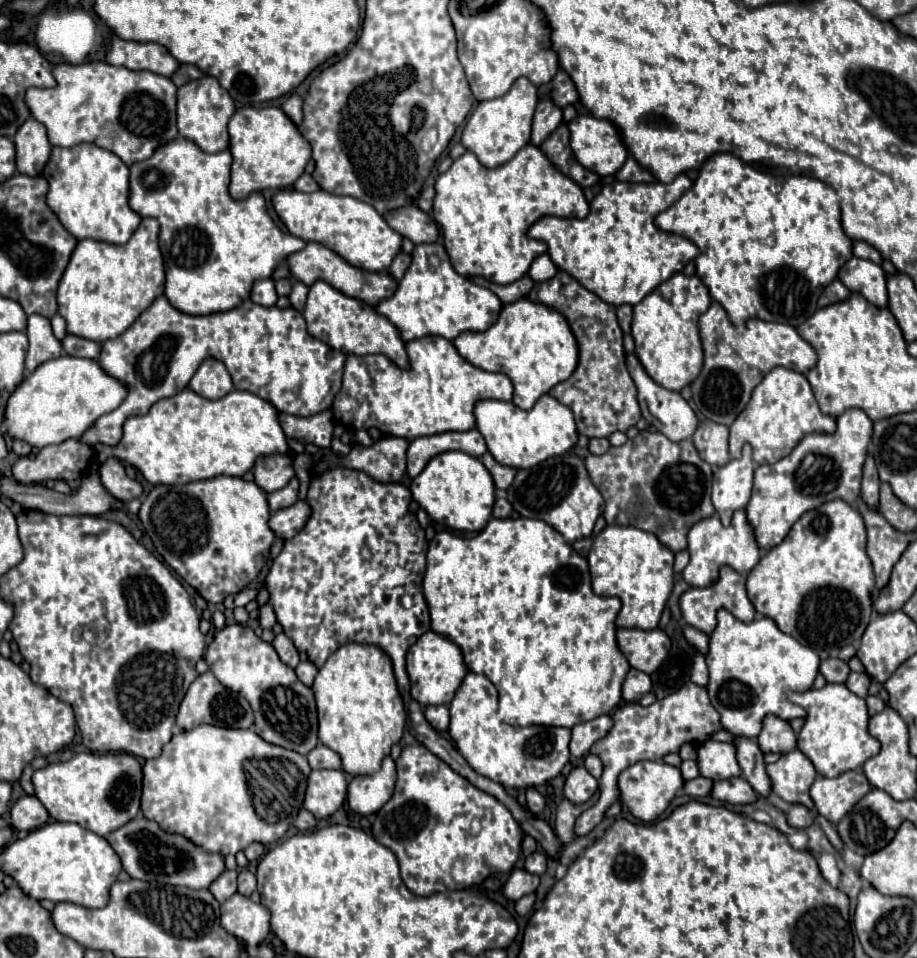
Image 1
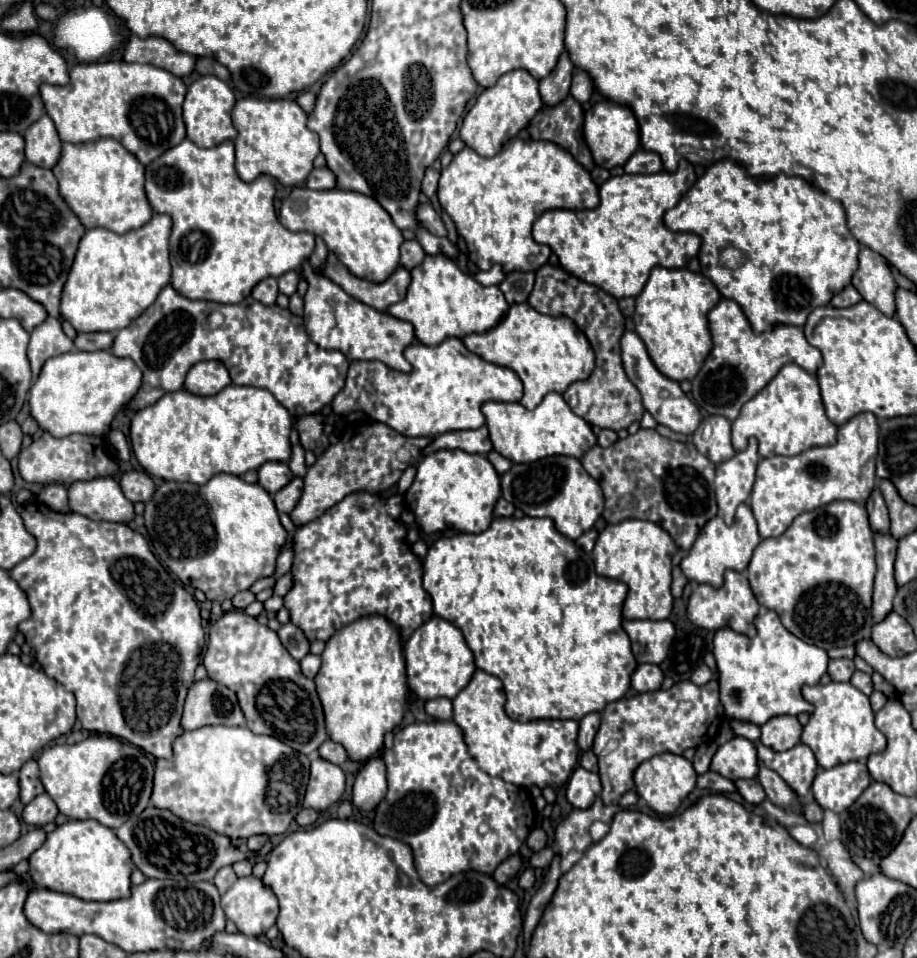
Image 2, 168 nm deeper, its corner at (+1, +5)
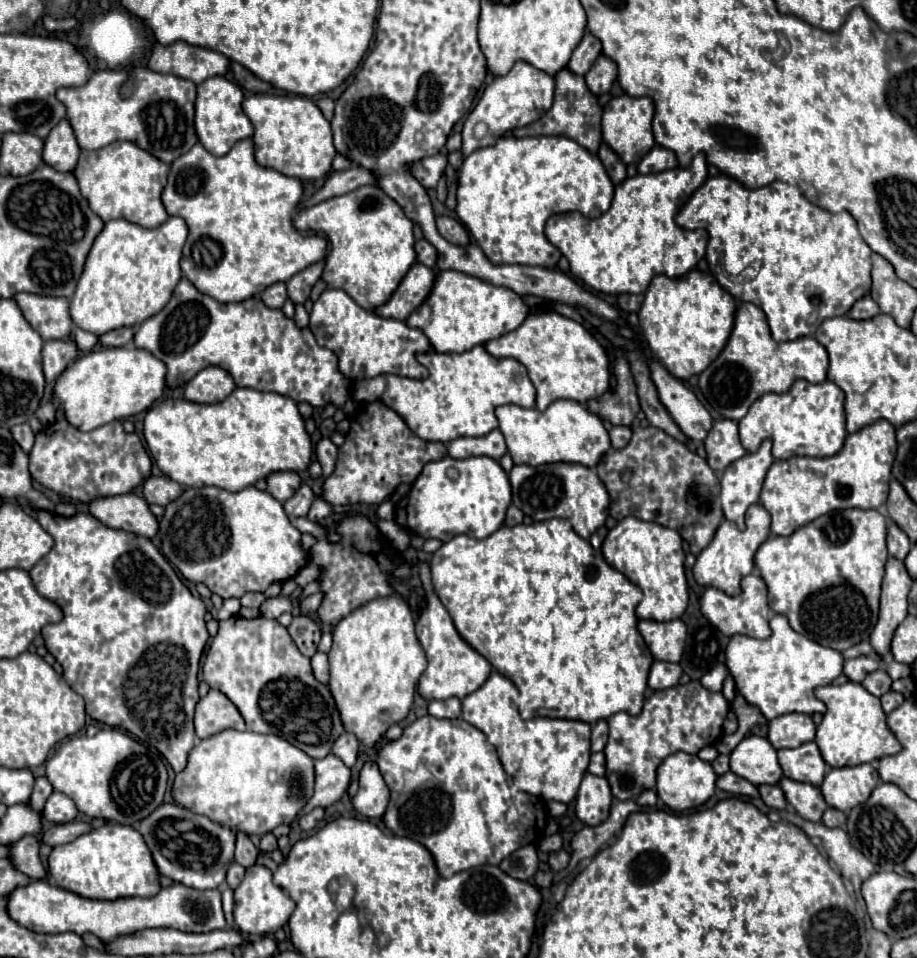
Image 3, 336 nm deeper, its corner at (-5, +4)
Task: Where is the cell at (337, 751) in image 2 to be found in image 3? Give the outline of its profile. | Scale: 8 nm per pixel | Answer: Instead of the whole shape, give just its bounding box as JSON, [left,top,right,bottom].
[332,733,360,767]

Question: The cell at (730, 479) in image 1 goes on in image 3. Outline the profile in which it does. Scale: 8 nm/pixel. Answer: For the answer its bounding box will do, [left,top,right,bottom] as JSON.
[720,439,772,531]

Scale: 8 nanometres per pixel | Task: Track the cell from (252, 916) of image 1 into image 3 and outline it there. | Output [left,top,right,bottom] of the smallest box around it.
[234,865,294,935]

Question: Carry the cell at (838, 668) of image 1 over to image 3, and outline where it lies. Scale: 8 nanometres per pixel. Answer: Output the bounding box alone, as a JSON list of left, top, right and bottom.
[844,655,880,683]

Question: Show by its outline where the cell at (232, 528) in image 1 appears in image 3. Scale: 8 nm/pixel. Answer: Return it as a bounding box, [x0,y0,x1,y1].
[160,487,310,599]

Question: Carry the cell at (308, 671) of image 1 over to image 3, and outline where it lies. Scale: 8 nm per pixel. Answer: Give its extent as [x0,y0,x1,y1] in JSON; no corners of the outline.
[312,653,330,683]

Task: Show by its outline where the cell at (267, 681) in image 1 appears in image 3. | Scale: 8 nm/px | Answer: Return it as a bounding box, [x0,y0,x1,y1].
[202,617,344,759]

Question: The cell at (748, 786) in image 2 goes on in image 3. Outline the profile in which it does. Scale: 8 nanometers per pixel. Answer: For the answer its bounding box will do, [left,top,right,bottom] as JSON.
[758,785,786,809]

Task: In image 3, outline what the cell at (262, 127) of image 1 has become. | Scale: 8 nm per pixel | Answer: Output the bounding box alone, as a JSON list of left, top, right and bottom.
[242,93,336,181]

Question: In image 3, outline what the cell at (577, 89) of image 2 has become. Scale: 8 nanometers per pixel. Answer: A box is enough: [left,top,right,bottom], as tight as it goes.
[586,55,618,95]

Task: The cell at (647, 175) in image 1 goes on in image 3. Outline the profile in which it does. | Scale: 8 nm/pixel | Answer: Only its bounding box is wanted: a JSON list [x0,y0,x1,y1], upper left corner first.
[638,145,678,173]

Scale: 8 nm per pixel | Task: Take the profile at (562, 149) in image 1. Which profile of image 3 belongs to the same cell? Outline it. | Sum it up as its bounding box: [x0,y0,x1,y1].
[512,69,602,153]

